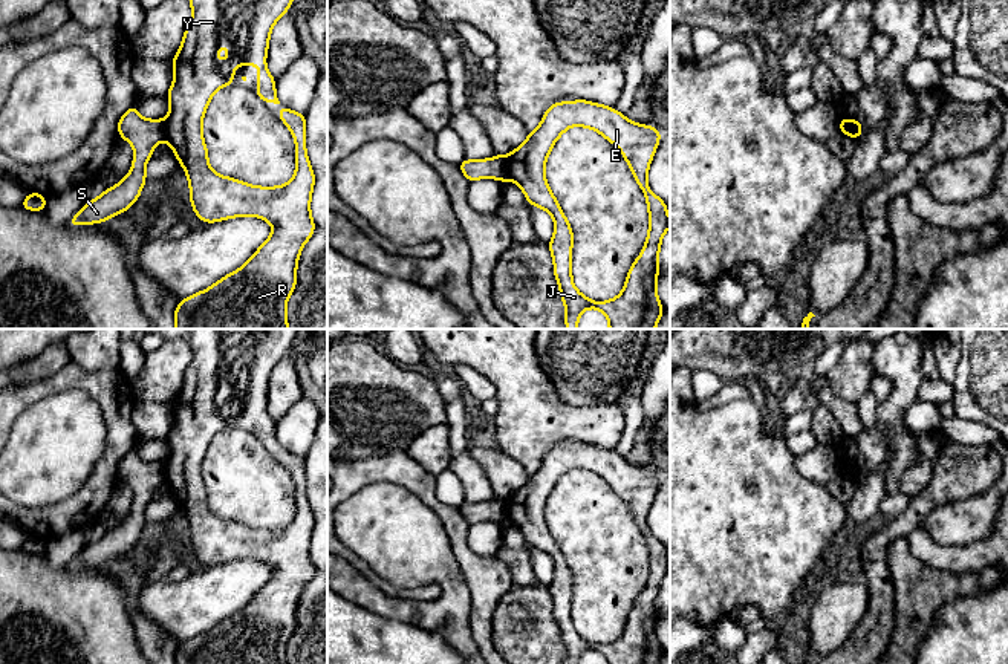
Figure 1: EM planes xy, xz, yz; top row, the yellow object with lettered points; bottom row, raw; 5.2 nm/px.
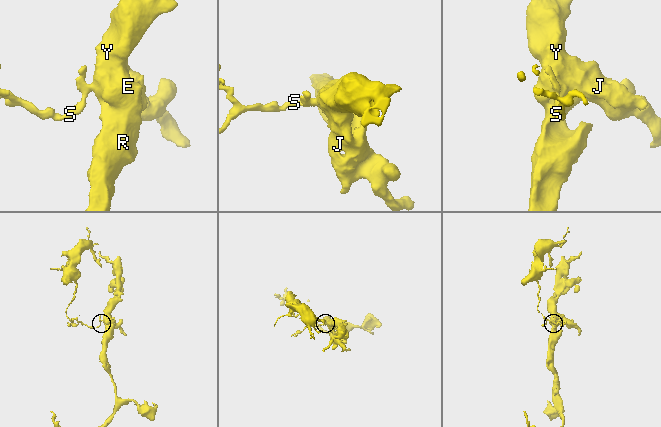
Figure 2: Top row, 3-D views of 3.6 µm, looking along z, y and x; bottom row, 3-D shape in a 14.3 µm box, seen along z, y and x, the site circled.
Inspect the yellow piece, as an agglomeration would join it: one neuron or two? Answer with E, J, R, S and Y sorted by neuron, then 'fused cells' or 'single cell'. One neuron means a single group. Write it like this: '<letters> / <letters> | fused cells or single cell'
E J R Y / S | fused cells

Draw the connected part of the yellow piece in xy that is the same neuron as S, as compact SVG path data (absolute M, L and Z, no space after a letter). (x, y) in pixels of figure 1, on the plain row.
M133 447L118 465L119 480L128 483L135 491L130 516L115 529L86 545L67 568L102 566L107 561L125 555L139 540L147 523L145 506L151 500L153 491L165 482L164 465L161 462L144 462L136 447Z

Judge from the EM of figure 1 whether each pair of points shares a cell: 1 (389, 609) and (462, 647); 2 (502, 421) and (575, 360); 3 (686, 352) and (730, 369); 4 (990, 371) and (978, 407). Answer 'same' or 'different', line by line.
1: same
2: different
3: same
4: same

